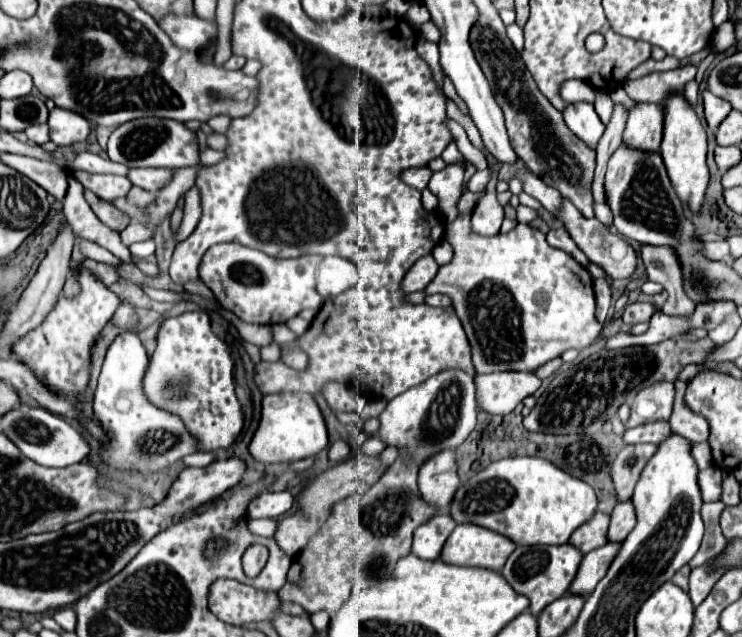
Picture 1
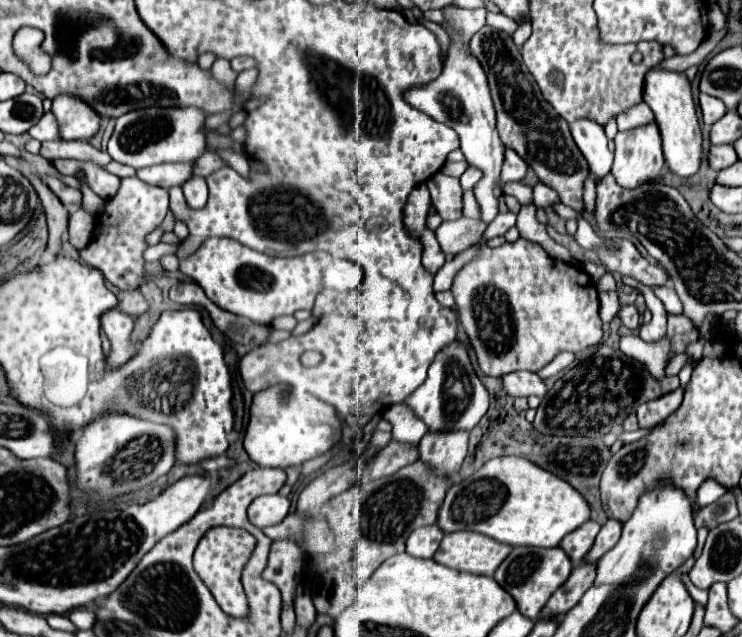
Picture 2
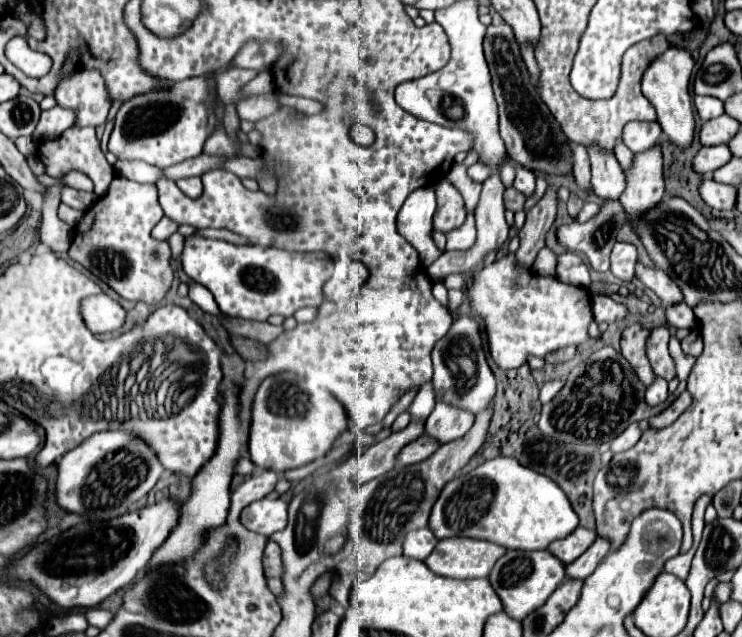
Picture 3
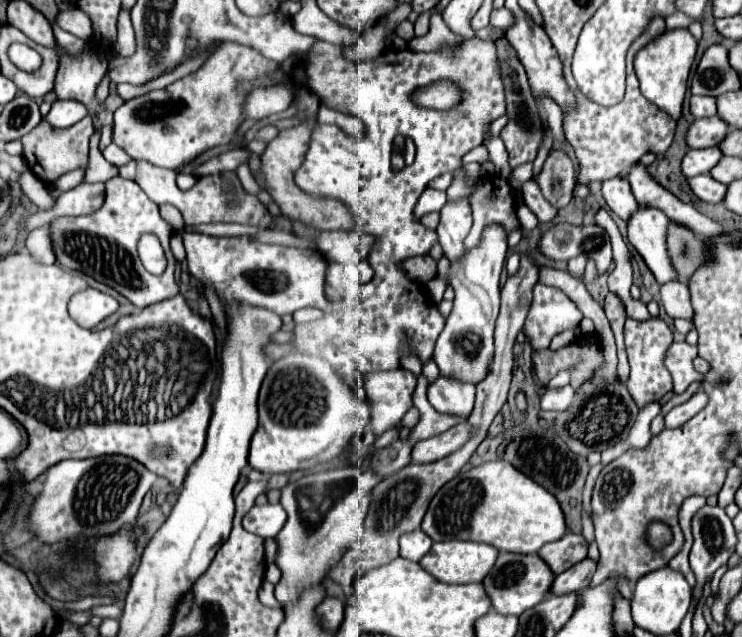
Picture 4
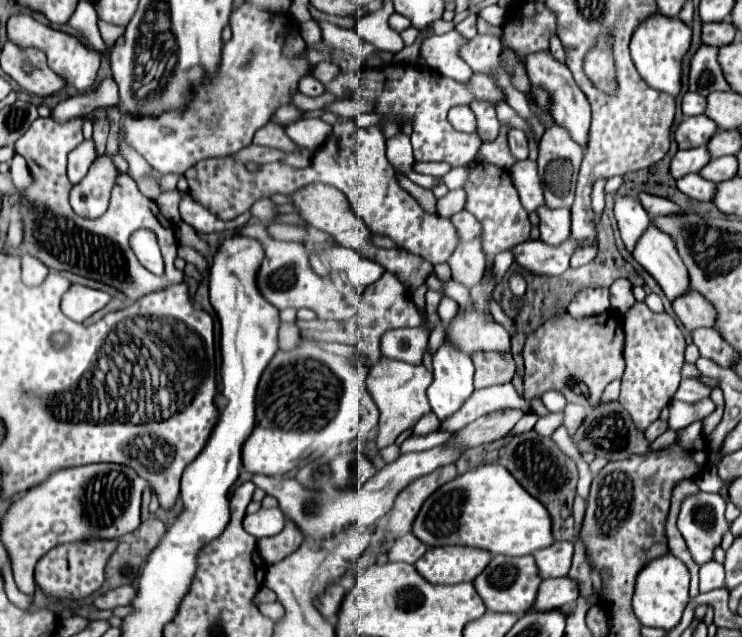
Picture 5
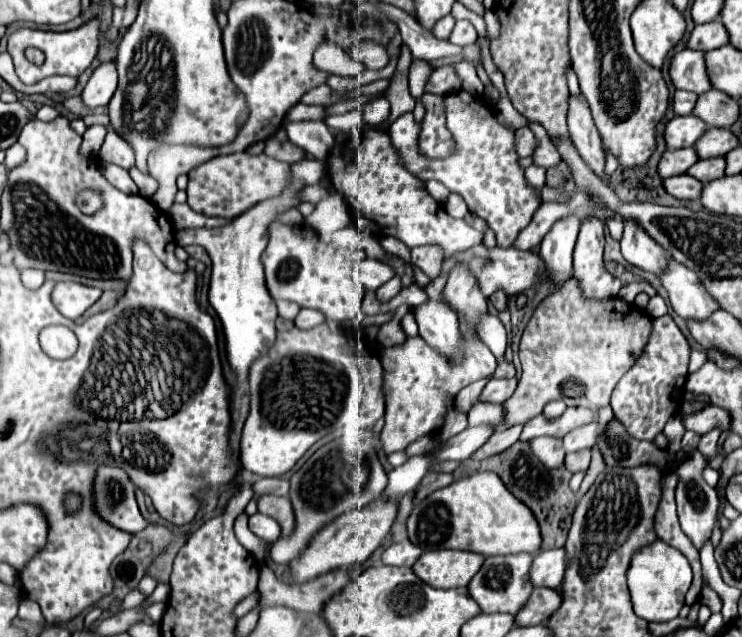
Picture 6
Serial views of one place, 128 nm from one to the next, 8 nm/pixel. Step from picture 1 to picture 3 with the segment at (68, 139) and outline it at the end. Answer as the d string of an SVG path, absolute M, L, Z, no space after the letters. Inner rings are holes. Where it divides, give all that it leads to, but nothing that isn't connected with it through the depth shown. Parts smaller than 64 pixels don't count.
M76 70L64 78L56 92L56 100L64 108L76 110L76 126L100 126L110 110L110 94L98 70Z

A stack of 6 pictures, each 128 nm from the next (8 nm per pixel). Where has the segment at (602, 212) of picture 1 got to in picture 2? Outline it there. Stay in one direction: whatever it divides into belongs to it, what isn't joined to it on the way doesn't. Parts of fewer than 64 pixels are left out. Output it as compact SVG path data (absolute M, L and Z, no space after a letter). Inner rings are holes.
M588 176L584 180L584 196L582 198L584 198L584 210L588 214L592 214L594 212L594 202L596 202L596 180L592 176Z

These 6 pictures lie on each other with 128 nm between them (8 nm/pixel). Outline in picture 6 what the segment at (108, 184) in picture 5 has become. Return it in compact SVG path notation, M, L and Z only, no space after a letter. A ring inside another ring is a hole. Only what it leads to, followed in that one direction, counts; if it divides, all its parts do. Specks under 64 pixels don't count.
M102 162L102 172L104 176L108 178L110 184L114 184L118 190L126 192L126 194L138 194L138 188L136 184L132 182L128 170L116 166L116 164L108 164L108 162ZM82 192L78 196L78 206L84 214L94 214L100 208L100 204L102 204L102 200L100 200L100 196L96 196L96 192Z

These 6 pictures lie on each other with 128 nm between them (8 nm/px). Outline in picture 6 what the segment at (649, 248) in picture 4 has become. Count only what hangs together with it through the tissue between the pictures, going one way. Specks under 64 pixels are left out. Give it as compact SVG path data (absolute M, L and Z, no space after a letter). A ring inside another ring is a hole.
M674 260L662 276L662 284L668 290L674 312L682 318L704 322L712 312L720 310L720 304L706 292L700 278Z

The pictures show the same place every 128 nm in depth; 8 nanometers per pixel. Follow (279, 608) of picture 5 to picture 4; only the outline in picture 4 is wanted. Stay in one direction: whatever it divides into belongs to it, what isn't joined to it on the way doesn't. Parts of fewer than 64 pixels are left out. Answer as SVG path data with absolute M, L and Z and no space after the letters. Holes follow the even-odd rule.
M262 584L260 592L258 592L258 598L268 608L280 608L280 602L274 598L274 586L272 584Z

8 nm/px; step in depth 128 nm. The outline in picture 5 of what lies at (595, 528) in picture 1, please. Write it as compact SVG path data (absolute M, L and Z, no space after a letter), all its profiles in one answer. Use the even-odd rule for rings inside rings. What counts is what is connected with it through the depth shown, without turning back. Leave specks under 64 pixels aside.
M554 542L544 550L536 550L534 560L540 572L540 578L562 578L568 576L572 562L574 546L570 542Z

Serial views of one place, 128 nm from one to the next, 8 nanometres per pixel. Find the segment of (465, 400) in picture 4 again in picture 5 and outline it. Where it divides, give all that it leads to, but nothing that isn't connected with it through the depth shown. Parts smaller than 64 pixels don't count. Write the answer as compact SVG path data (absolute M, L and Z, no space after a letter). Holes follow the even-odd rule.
M446 328L444 342L442 342L442 346L436 350L436 354L434 354L434 382L432 382L432 386L428 388L428 400L430 400L430 404L432 404L434 414L436 414L440 420L450 418L450 416L464 404L464 400L468 400L468 396L474 392L472 378L474 378L474 364L472 364L470 356L464 354L460 348L456 348L456 346L450 342L450 338L448 338L448 328Z

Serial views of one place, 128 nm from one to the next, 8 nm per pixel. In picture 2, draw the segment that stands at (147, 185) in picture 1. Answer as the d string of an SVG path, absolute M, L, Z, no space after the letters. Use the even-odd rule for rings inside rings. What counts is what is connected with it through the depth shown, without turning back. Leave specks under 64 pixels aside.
M178 162L178 164L158 164L150 168L140 168L136 176L148 184L160 186L160 188L172 188L180 186L186 180L190 180L194 170L192 162Z

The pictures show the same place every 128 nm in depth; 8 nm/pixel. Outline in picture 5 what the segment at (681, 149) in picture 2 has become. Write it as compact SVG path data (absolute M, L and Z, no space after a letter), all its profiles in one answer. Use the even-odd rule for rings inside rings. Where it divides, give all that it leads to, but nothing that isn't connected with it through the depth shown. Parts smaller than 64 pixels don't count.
M654 14L638 24L630 42L630 52L640 76L648 82L648 86L664 90L672 96L680 92L680 68L682 68L682 58L690 48L690 40L692 40L692 30L680 18Z

